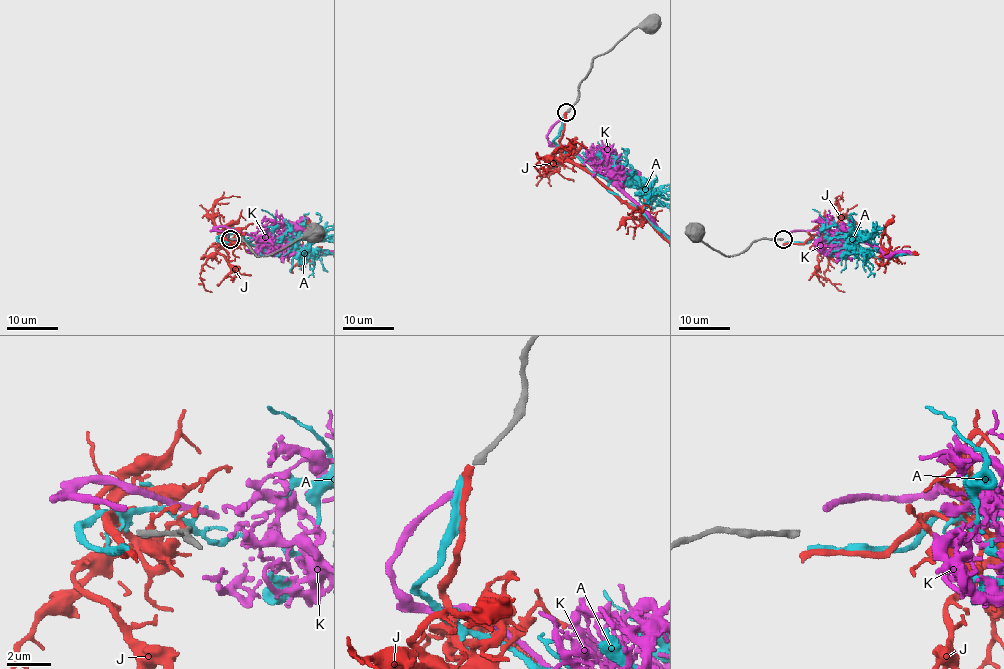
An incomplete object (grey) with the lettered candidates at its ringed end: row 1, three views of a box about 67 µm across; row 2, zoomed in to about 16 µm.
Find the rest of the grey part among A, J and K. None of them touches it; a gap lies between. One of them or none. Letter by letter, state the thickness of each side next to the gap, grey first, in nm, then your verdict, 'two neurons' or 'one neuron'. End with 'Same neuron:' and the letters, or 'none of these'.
A: calibres 320 and 300 nm; two neurons
J: calibres 320 and 320 nm; two neurons
K: calibres 320 and 300 nm; two neurons
Same neuron: none of these

